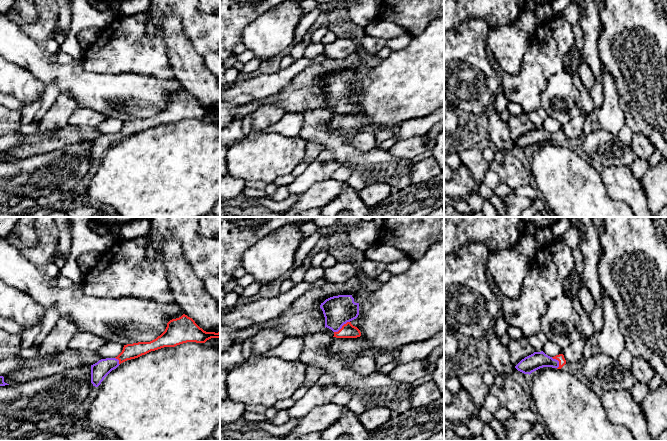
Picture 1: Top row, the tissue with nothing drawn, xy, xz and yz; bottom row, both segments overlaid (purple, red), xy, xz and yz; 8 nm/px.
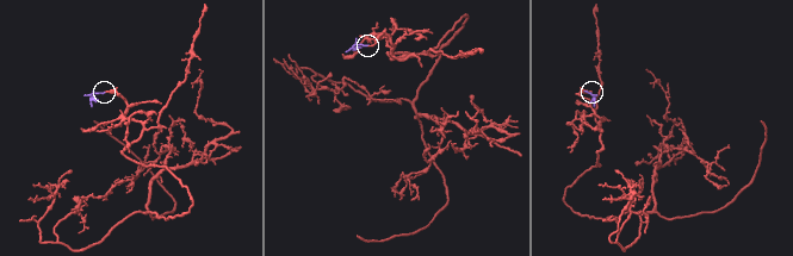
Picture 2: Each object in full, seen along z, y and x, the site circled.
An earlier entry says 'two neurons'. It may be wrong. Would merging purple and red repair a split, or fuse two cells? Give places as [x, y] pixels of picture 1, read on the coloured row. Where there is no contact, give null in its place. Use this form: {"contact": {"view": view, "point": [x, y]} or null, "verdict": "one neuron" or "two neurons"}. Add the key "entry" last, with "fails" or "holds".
{"contact": {"view": "xz", "point": [341, 327]}, "verdict": "one neuron", "entry": "fails"}

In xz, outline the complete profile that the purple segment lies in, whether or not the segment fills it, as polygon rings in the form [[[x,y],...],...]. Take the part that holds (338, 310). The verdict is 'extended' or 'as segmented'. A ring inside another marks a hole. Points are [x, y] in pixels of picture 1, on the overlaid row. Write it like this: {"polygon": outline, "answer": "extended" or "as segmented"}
{"polygon": [[[338,295],[326,299],[320,308],[325,317],[325,328],[334,332],[336,338],[357,338],[361,336],[360,330],[351,324],[351,321],[359,315],[359,303],[354,302],[352,295]]], "answer": "extended"}

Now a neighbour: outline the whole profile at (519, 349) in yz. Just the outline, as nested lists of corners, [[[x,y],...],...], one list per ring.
[[[525,337],[517,340],[511,339],[507,348],[510,352],[510,361],[514,366],[516,366],[525,357],[536,352]]]

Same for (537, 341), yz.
[[[540,331],[538,334],[526,338],[536,352],[543,351],[545,342],[548,340],[546,335]]]

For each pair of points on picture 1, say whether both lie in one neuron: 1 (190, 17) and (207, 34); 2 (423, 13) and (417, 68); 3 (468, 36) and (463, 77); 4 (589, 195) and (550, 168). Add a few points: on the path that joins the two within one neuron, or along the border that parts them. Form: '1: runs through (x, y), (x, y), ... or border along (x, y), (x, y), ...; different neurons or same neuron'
1: runs through (194, 21), (203, 30); same neuron
2: border along (433, 19), (419, 34), (413, 37); different neurons
3: runs through (466, 46), (466, 62), (463, 67); same neuron
4: runs through (579, 195), (560, 176); same neuron

